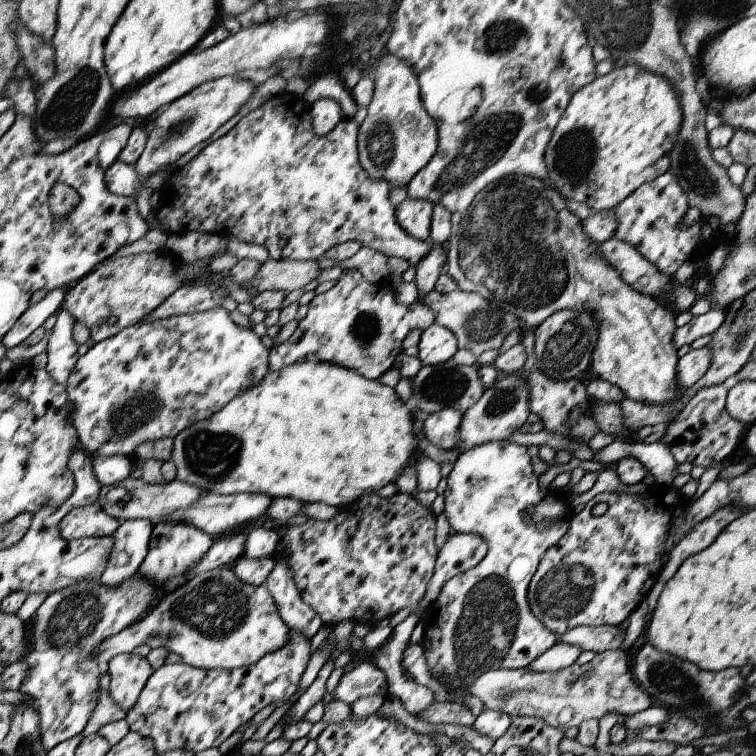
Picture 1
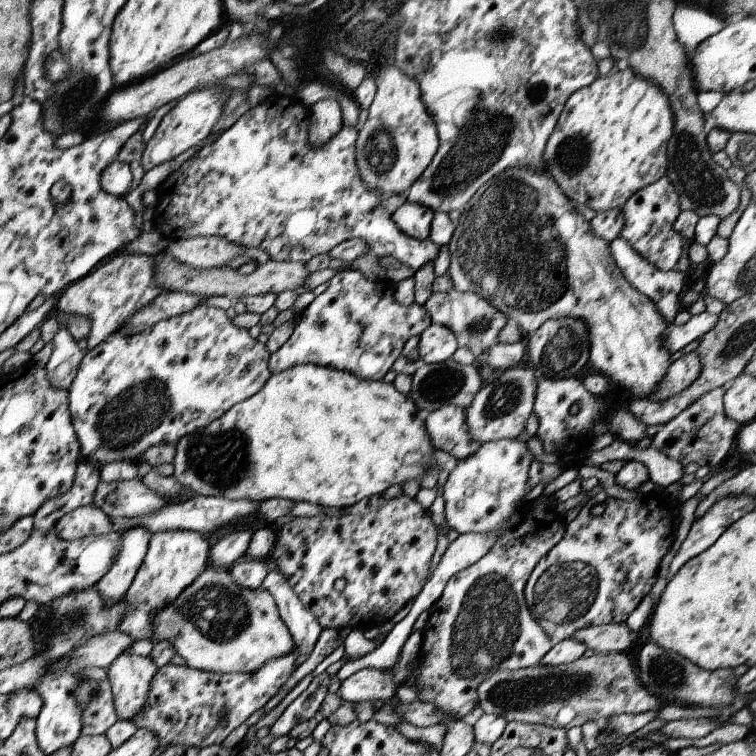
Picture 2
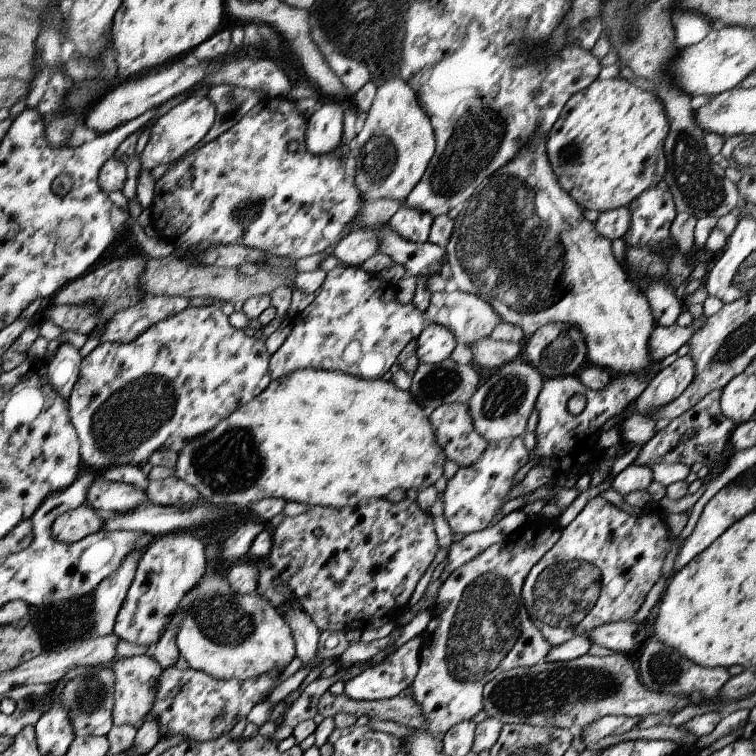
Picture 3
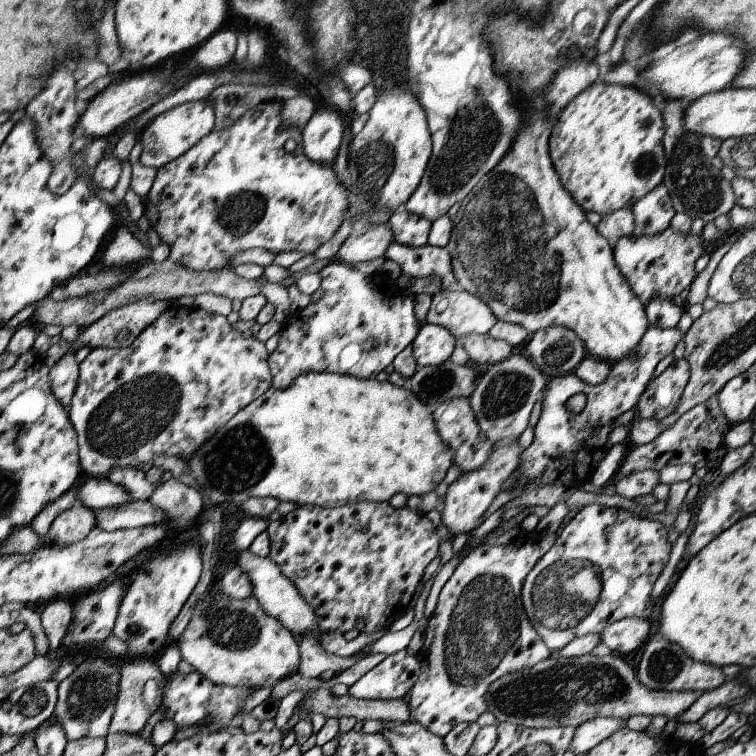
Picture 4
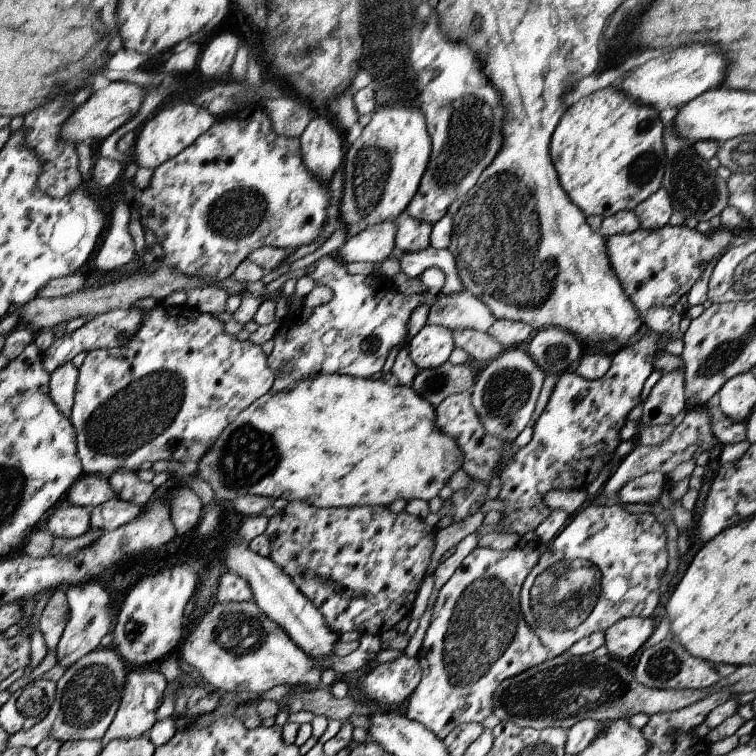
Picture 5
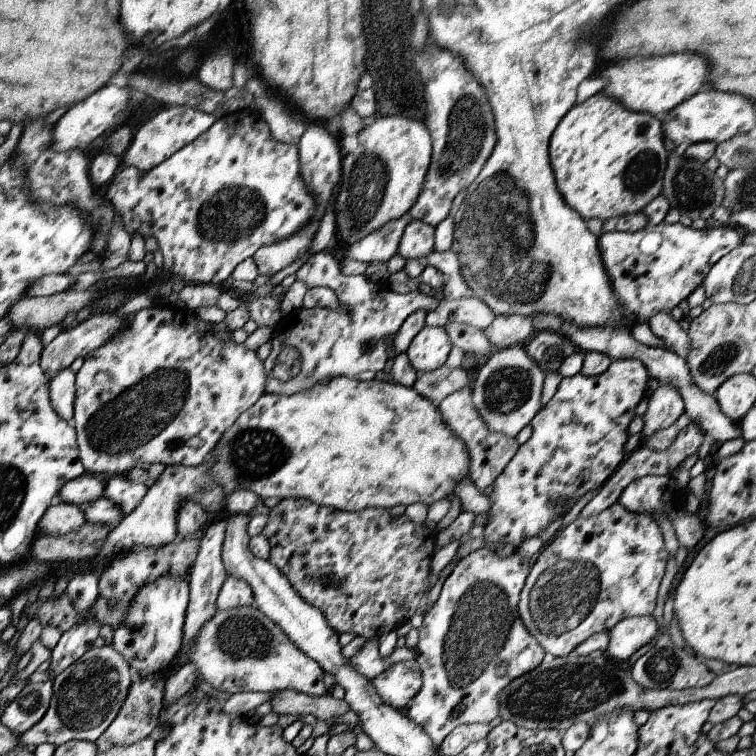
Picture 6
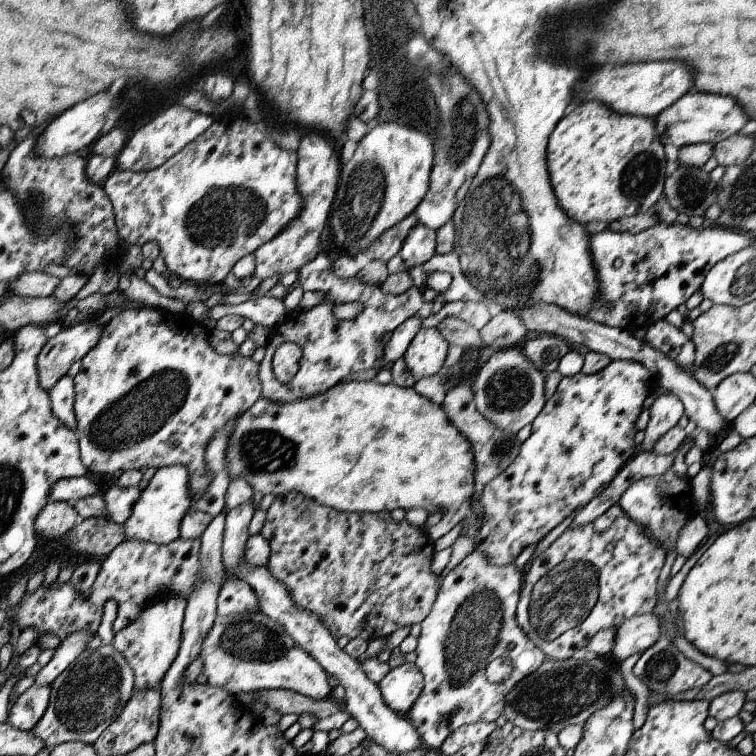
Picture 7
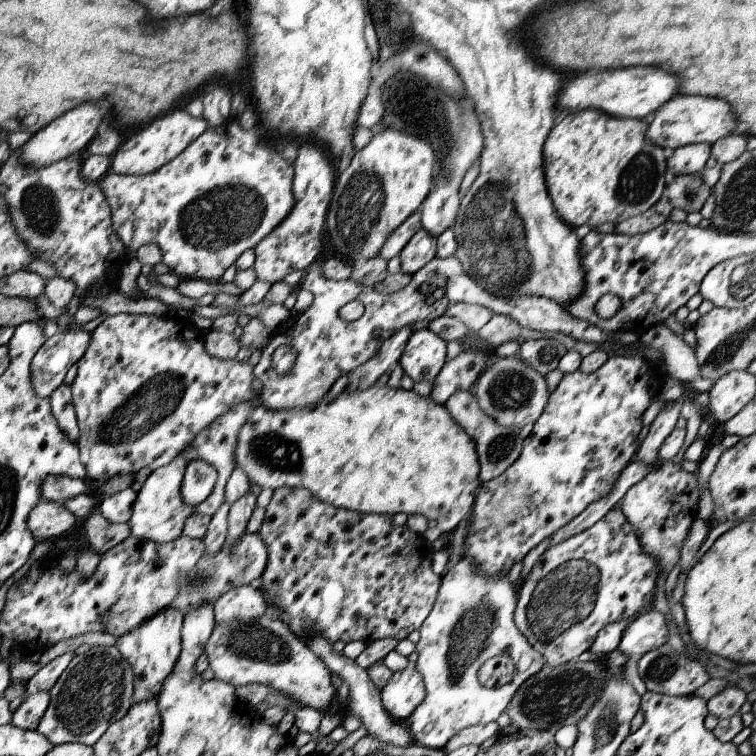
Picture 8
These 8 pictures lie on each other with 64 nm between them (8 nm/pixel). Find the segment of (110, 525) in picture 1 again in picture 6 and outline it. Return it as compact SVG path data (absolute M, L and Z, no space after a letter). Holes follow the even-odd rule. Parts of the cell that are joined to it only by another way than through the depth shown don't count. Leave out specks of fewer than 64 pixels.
M55 501L40 522L40 531L48 536L62 536L81 530L85 525L85 511L74 503Z

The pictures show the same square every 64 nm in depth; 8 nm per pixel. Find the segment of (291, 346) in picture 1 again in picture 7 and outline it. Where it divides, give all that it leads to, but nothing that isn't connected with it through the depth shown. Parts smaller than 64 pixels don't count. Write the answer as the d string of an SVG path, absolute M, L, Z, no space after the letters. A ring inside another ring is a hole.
M318 254L312 262L308 262L304 268L300 268L297 284L302 290L314 290L323 292L324 299L310 309L294 309L287 312L281 323L278 323L270 331L266 353L259 364L258 378L262 382L262 398L270 402L296 402L314 398L324 394L335 384L344 380L344 376L362 372L369 368L380 371L384 368L384 346L393 332L408 318L426 319L438 314L445 298L432 298L425 289L412 286L406 292L399 295L382 292L380 285L368 286L356 277L338 278L332 270L332 260L326 254ZM346 302L360 302L362 312L352 321L338 320L334 315L334 308ZM283 342L295 342L302 348L302 357L299 360L299 369L286 384L276 379L272 371L272 356L282 346Z

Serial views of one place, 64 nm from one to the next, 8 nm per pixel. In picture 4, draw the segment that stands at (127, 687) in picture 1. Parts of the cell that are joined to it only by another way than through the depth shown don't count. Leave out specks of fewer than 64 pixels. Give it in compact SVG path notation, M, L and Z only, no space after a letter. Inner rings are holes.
M130 657L120 671L121 679L116 710L109 733L139 734L147 720L159 710L163 704L166 677L161 672L160 664L155 658Z

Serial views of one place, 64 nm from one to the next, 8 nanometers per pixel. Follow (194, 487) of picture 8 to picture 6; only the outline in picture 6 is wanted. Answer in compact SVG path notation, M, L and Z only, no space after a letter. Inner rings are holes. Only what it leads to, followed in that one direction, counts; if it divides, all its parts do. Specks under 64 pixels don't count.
M170 304L152 305L141 309L134 314L127 314L126 328L122 328L110 342L93 350L84 357L84 363L75 380L75 402L73 406L72 425L77 429L77 442L80 444L80 457L86 471L92 474L106 474L106 476L120 476L128 473L134 467L142 464L183 465L194 467L202 465L212 452L220 437L232 426L242 412L246 412L250 406L265 393L268 374L264 370L264 363L257 358L256 351L244 348L243 344L237 344L233 339L220 340L212 323L200 320L195 311L188 307L175 308Z

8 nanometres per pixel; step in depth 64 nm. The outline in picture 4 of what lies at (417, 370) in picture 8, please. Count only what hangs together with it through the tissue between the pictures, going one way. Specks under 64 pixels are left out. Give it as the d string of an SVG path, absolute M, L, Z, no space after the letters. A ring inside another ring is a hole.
M424 323L410 348L419 367L442 365L451 359L457 343L444 326Z

